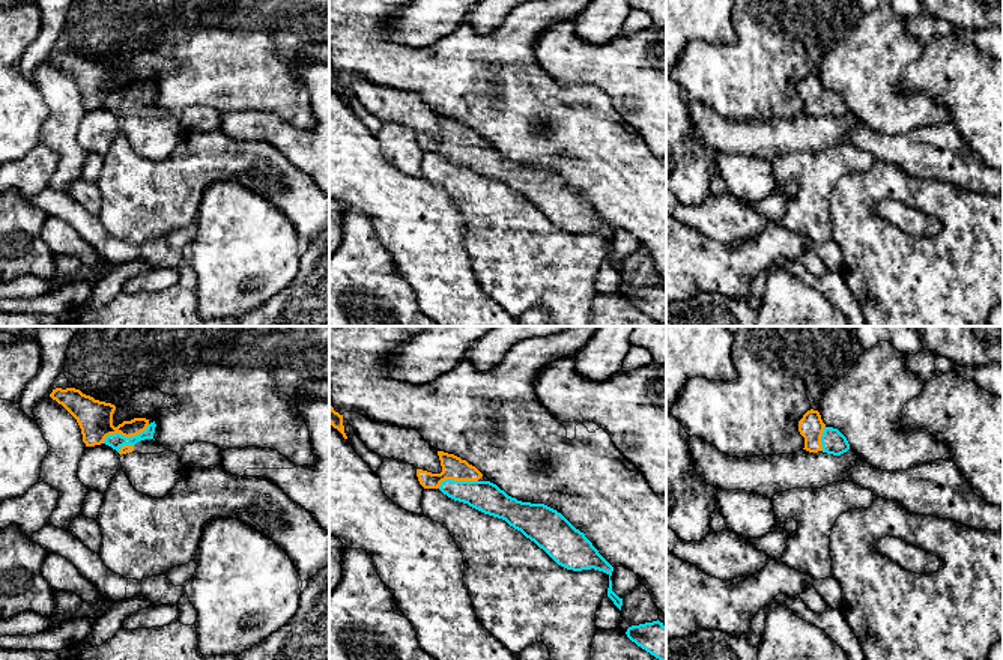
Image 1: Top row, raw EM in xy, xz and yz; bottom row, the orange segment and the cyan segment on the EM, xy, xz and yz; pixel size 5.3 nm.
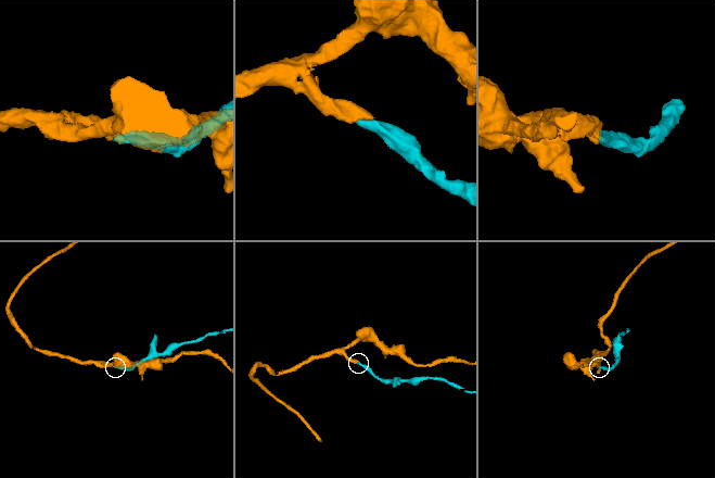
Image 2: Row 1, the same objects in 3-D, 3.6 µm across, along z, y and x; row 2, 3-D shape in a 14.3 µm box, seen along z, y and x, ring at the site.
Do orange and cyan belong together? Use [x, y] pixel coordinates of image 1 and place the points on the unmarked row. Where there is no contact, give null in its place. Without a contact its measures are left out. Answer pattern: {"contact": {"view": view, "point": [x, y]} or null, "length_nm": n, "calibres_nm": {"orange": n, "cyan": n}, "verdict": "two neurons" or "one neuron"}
{"contact": {"view": "xy", "point": [125, 99]}, "length_nm": 280, "calibres_nm": {"orange": 190, "cyan": 80}, "verdict": "one neuron"}

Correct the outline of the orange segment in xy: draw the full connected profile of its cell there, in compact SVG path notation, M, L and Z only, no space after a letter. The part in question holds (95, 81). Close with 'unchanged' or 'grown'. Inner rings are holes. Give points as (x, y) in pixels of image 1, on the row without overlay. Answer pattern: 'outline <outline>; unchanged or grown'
outline M56 51L50 60L77 83L86 110L101 108L107 99L116 96L120 96L125 101L132 101L144 95L149 89L149 83L134 81L114 90L113 77L116 69L95 63L75 51Z; unchanged

